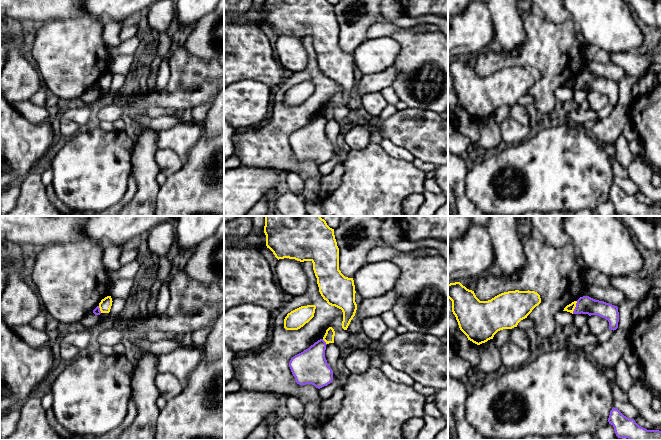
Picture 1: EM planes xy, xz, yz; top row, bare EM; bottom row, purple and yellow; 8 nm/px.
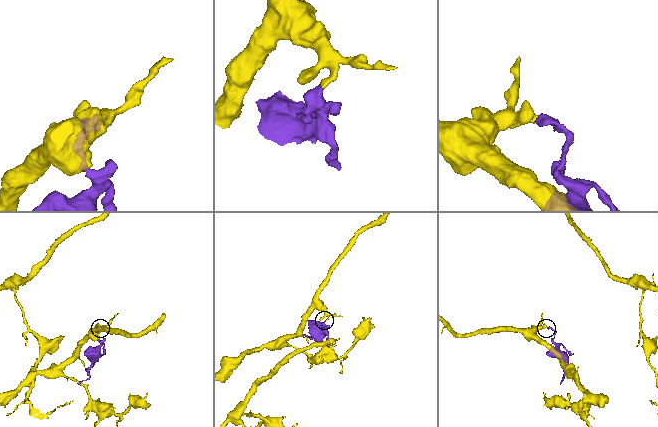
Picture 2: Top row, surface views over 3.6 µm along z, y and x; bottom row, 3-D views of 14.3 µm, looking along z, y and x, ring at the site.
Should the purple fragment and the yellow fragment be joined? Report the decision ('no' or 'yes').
no

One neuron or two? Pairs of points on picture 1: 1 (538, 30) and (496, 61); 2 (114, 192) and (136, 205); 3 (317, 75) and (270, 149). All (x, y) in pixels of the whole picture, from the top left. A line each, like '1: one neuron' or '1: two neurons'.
1: one neuron
2: two neurons
3: one neuron

